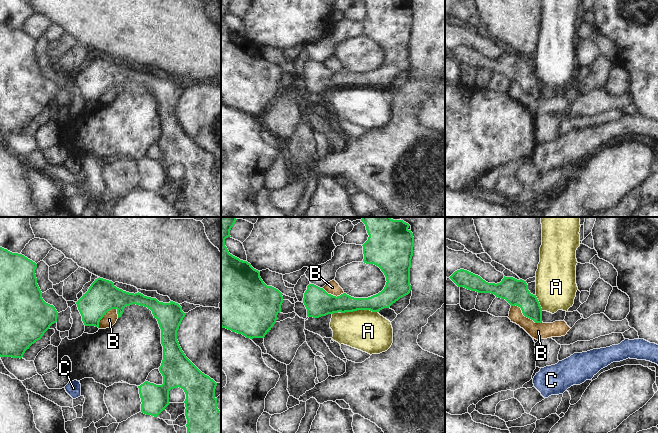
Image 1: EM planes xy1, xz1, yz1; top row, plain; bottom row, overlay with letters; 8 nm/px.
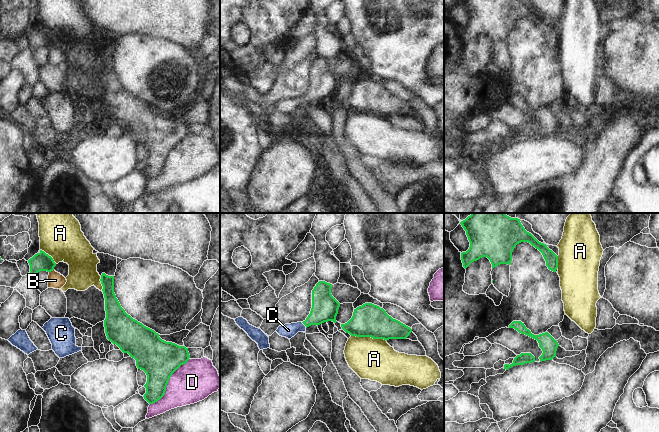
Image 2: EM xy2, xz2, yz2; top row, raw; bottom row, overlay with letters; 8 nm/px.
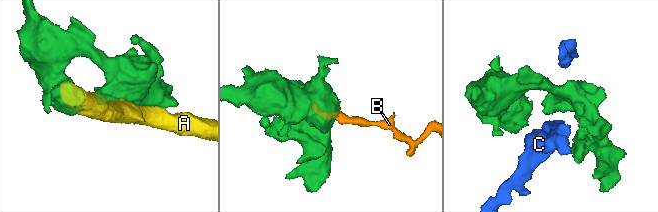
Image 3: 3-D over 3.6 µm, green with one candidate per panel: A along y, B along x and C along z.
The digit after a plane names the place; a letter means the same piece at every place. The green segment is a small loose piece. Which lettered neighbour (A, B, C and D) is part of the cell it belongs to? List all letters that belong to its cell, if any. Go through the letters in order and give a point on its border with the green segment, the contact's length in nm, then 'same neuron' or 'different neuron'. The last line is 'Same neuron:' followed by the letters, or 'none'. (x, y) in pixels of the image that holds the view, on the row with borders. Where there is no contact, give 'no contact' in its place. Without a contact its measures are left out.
A: xz1 (359, 309) | 300 nm | different neuron
B: yz1 (525, 316) | 280 nm | different neuron
C: xz2 (304, 324) | 60 nm | same neuron
D: xy2 (167, 383) | 480 nm | different neuron
Same neuron: C

